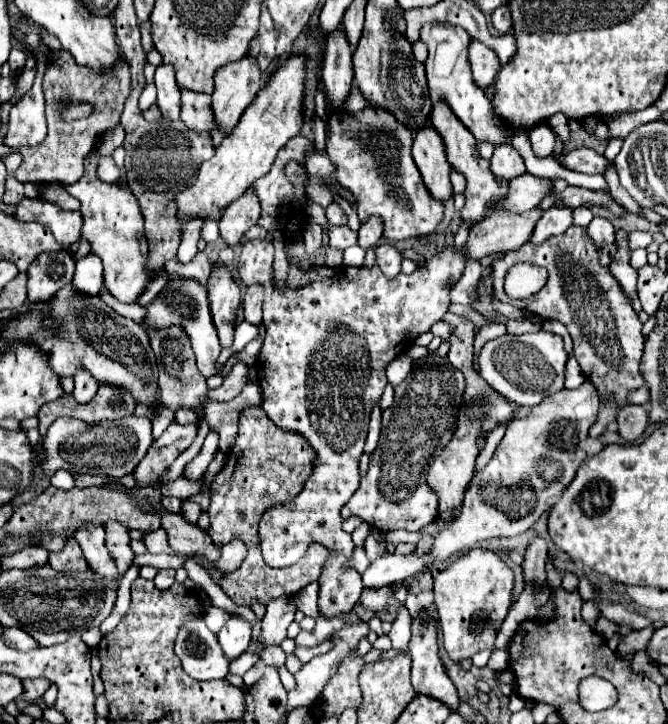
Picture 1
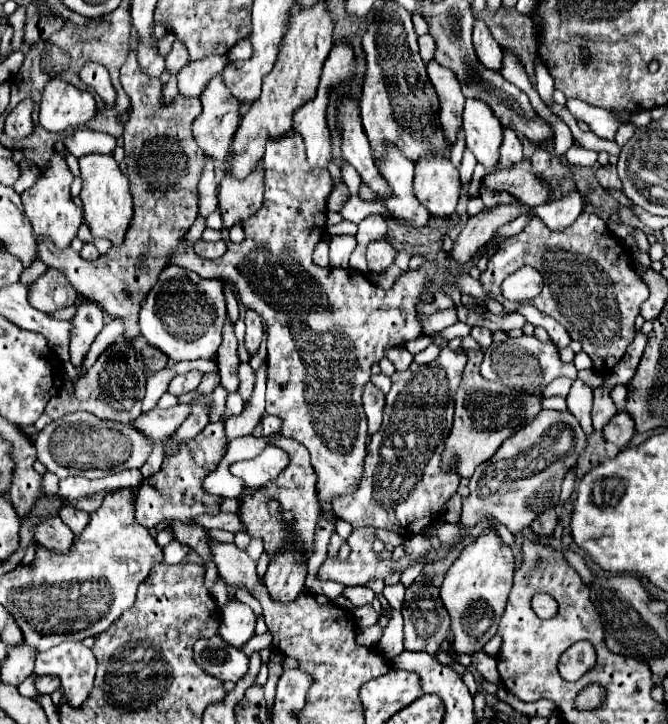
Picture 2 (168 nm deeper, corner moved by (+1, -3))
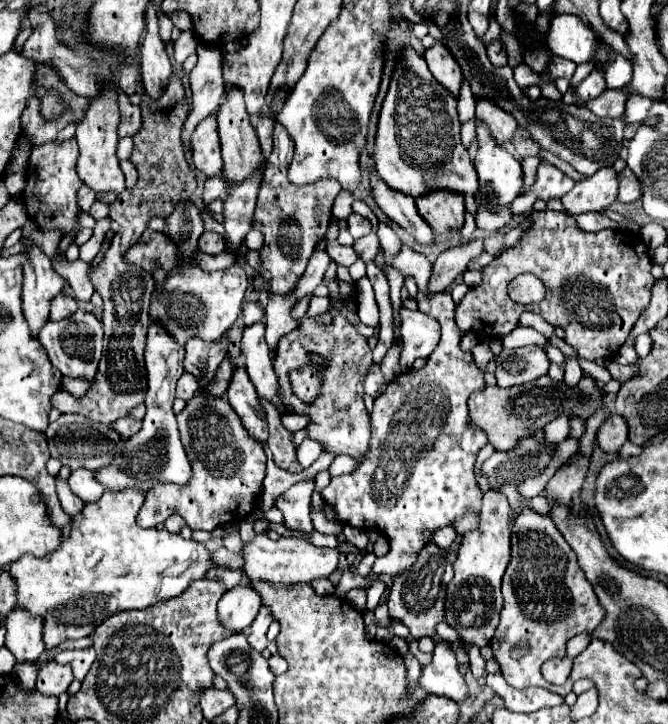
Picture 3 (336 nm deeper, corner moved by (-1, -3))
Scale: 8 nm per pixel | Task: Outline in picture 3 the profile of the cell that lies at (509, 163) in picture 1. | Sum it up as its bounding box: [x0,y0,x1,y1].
[476,97,518,143]

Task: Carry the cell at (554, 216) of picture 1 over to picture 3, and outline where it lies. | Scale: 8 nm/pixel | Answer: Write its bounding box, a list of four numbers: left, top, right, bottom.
[562,167,618,213]

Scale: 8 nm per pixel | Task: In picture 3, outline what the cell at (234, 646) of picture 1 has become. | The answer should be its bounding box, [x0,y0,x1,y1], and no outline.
[218,583,262,633]

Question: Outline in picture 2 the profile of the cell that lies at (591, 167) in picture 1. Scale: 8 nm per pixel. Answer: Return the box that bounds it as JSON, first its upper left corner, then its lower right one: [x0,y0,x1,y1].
[594,165,622,189]

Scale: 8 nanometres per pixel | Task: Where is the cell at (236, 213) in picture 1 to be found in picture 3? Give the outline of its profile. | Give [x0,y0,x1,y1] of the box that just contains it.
[216,87,260,183]

